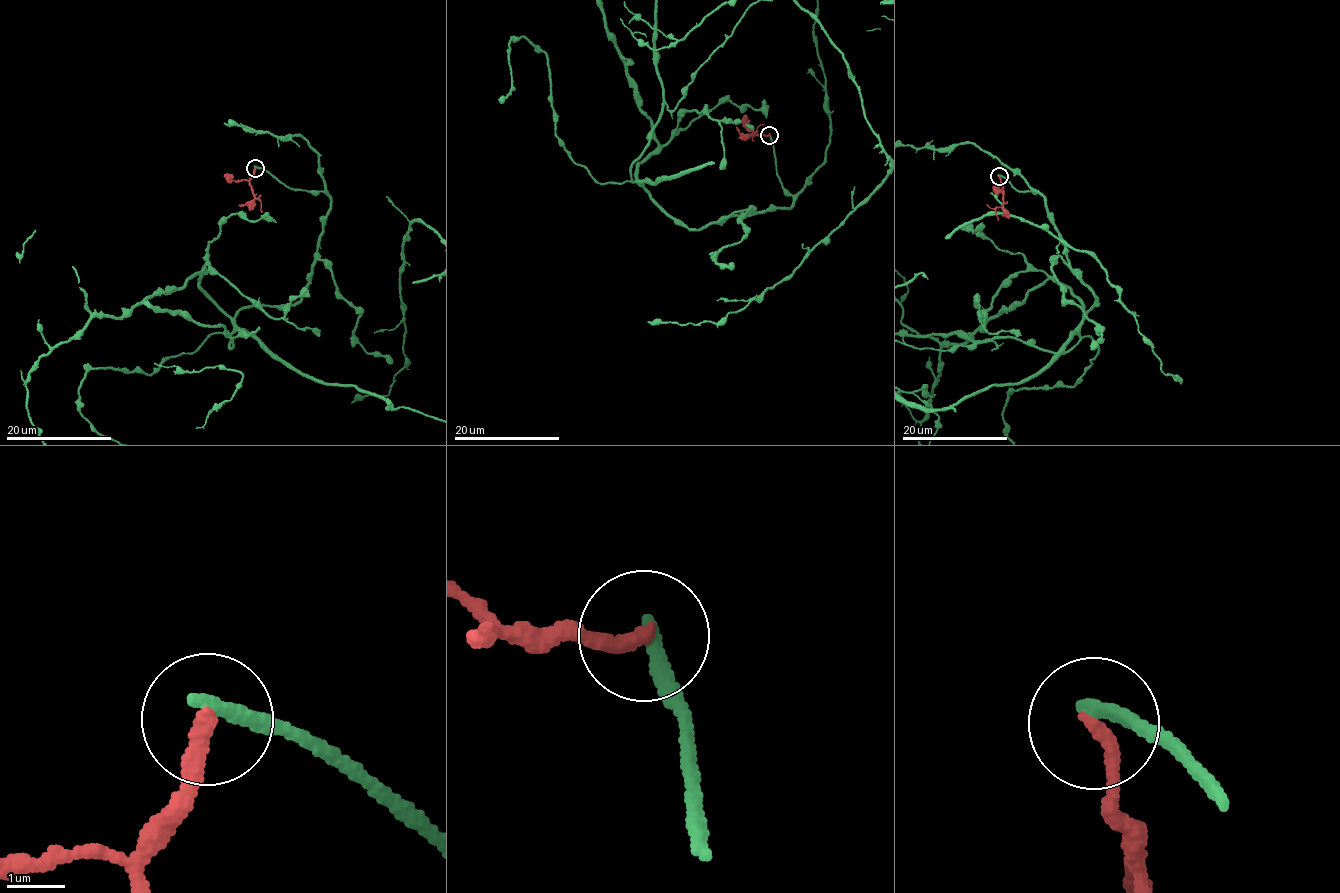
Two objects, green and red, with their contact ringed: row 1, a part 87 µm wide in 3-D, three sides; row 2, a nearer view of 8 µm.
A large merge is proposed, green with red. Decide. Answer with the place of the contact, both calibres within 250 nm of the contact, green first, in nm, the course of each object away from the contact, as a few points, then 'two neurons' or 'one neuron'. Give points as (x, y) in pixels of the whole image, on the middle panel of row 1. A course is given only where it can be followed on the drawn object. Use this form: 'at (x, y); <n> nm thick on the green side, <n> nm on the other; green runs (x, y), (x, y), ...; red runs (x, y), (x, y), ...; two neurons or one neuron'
at (769, 135); 280 nm thick on the green side, 280 nm on the other; red runs (769, 135), (751, 133); two neurons

